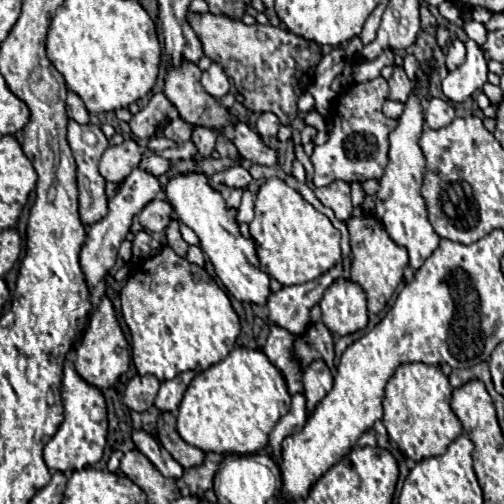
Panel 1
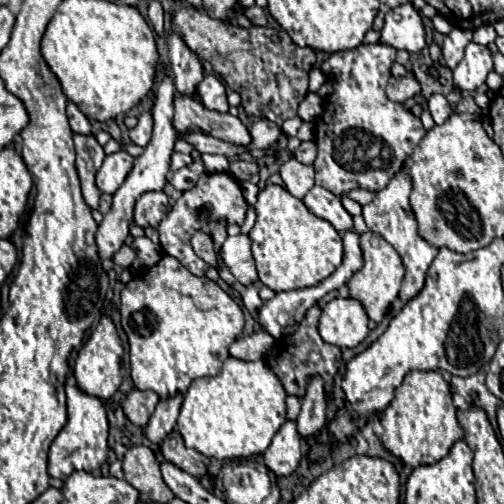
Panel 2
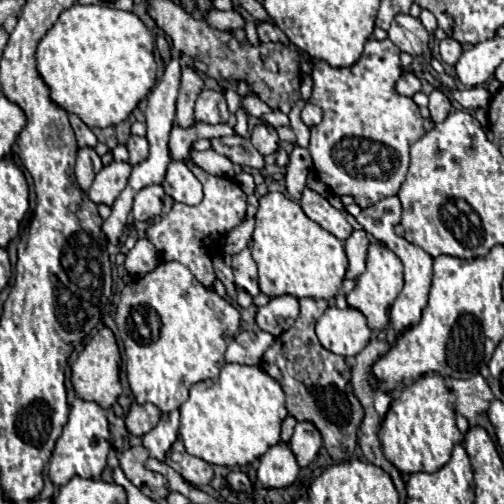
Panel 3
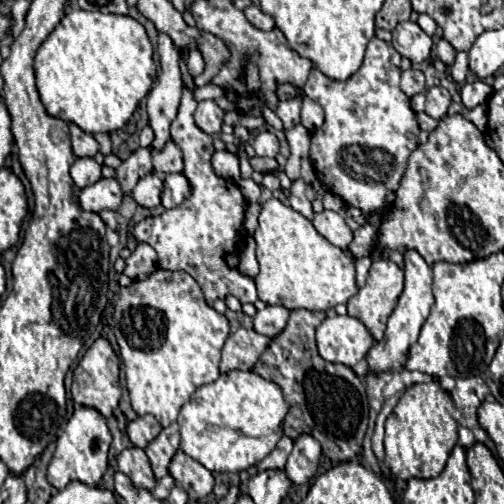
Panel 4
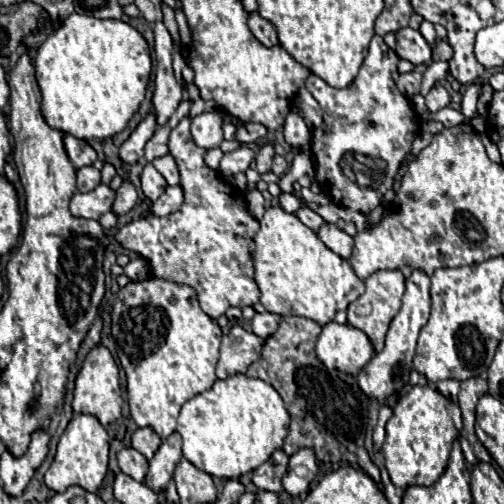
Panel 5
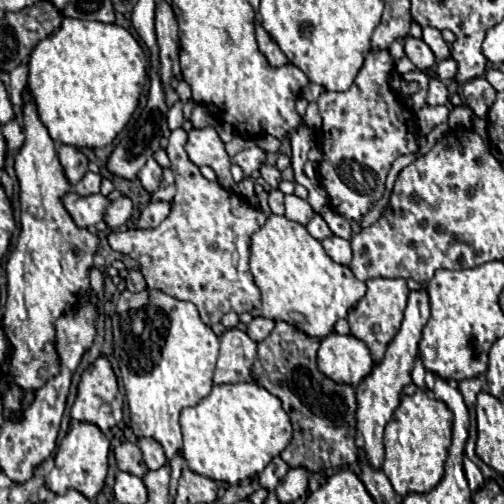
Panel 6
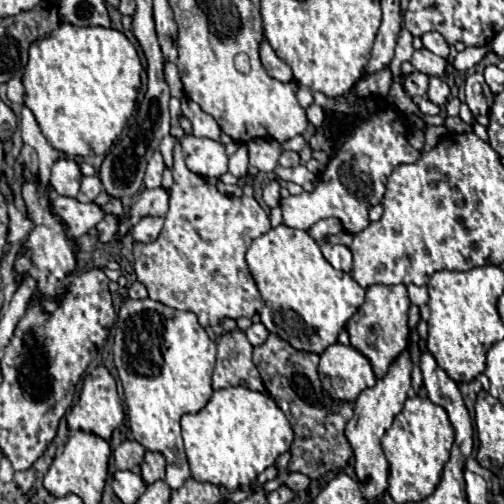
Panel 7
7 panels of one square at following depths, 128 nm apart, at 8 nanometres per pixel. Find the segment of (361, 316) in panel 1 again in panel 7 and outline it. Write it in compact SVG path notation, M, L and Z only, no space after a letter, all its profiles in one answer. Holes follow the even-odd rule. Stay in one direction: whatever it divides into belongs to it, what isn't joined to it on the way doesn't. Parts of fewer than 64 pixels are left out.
M340 342L328 346L320 354L318 374L332 398L348 402L354 402L364 388L376 384L368 358L354 346L344 346Z

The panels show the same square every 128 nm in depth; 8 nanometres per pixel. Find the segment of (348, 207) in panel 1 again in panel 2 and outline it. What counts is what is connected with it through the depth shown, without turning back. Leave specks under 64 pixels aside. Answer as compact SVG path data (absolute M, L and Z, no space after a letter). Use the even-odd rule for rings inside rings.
M322 186L310 188L310 192L304 196L304 204L318 218L328 220L338 232L352 230L352 216L344 210L340 198L336 194L332 194L330 190L326 190Z

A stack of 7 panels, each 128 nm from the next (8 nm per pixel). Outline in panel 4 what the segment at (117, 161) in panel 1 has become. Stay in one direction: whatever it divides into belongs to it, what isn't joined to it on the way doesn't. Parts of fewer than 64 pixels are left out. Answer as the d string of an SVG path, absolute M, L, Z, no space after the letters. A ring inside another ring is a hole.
M100 178L96 184L86 186L78 202L84 210L100 212L100 210L116 210L122 204L124 192L120 188L120 182L116 178Z

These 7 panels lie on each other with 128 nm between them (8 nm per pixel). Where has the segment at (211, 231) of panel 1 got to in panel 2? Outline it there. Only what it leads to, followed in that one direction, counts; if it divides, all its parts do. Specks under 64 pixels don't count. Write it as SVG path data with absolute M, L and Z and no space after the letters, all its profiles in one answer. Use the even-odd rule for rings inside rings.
M247 234L228 236L226 242L222 244L220 258L224 266L234 274L234 278L244 284L252 286L258 280L256 268L254 268L254 258L250 252L250 237Z

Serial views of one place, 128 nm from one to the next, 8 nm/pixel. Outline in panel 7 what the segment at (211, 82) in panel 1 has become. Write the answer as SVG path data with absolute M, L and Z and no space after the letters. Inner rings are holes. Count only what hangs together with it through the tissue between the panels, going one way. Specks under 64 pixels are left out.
M192 134L182 138L186 166L204 176L204 178L220 178L228 172L228 156L224 152L224 144L212 138L196 138Z

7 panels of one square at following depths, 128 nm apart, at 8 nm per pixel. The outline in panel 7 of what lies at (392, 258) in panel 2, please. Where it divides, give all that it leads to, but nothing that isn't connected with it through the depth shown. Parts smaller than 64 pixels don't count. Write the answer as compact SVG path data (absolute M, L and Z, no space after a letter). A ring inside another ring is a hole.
M374 284L366 288L366 302L356 310L356 314L346 324L350 344L370 360L376 378L388 372L388 364L392 364L392 360L400 354L400 348L408 344L408 304L410 300L404 284Z

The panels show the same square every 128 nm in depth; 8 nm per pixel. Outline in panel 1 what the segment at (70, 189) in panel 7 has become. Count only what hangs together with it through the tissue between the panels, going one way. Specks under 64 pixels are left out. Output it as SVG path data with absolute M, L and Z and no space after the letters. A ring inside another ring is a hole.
M68 90L68 100L66 100L66 112L68 112L68 118L76 120L78 124L88 124L90 118L88 118L88 110L84 106L84 102L80 100L80 96L72 90Z

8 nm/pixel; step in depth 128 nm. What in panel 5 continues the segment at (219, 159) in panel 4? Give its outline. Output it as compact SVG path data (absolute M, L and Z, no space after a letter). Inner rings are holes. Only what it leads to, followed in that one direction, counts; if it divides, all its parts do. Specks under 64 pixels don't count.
M236 148L234 152L224 154L224 158L220 160L220 172L224 176L236 176L238 172L246 172L250 162L254 158L254 150L250 148Z

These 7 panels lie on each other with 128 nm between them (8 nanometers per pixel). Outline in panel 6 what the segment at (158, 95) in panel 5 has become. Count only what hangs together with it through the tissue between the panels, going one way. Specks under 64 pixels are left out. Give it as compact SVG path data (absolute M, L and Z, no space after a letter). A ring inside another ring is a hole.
M158 2L158 8L156 8L156 42L158 42L158 50L160 50L160 78L164 84L168 108L172 108L172 104L178 102L178 94L170 86L170 80L172 80L170 52L176 52L176 48L178 48L176 40L178 40L178 22L172 14L172 8L166 2Z

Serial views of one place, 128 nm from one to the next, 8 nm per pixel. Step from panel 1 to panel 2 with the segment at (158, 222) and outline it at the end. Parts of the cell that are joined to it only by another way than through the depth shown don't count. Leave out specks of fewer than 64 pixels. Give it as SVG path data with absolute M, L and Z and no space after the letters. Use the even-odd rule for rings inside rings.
M146 192L136 202L134 222L142 228L158 228L168 206L168 196L164 192Z

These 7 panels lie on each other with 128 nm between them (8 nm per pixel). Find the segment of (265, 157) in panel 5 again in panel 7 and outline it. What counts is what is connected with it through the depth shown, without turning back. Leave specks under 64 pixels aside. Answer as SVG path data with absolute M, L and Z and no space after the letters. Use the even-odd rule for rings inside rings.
M270 180L266 184L266 188L264 188L264 202L270 208L274 208L280 202L280 184L278 184L278 180Z

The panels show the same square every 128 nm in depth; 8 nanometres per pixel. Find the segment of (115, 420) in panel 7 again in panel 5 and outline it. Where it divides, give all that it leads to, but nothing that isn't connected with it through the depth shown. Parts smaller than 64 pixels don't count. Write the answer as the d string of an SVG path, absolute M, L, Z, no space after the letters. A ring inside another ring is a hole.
M98 344L88 352L88 356L86 356L78 376L76 376L72 408L74 408L74 412L96 416L102 426L108 426L120 418L122 394L120 394L120 382L118 382L118 366L116 366L116 362L114 362L114 358L106 346Z

